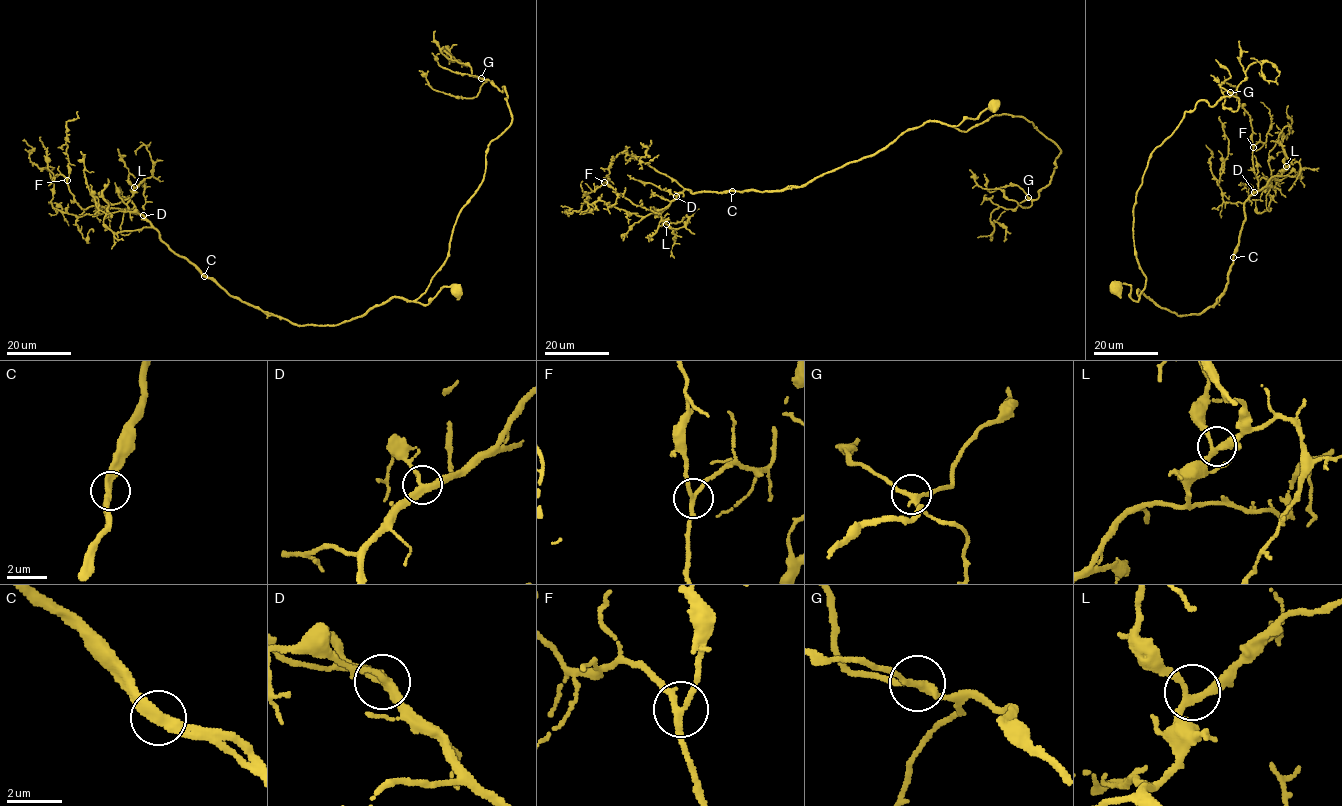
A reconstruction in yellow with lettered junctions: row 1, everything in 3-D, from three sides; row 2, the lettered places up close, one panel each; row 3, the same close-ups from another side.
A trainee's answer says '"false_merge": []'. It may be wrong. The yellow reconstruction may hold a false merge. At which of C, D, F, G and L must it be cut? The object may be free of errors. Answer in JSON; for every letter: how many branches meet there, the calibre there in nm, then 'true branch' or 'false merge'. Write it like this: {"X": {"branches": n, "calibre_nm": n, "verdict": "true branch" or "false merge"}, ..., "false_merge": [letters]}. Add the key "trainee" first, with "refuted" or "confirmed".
{"trainee": "confirmed", "C": {"branches": 2, "calibre_nm": 340, "verdict": "true branch"}, "D": {"branches": 3, "calibre_nm": 280, "verdict": "true branch"}, "F": {"branches": 3, "calibre_nm": 200, "verdict": "true branch"}, "G": {"branches": 3, "calibre_nm": 240, "verdict": "true branch"}, "L": {"branches": 3, "calibre_nm": 240, "verdict": "true branch"}, "false_merge": []}

